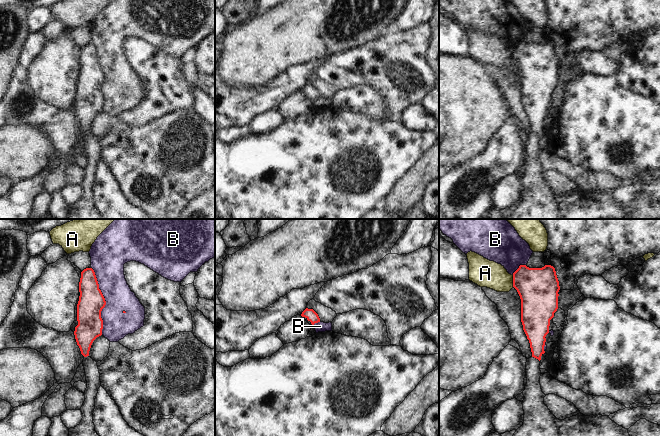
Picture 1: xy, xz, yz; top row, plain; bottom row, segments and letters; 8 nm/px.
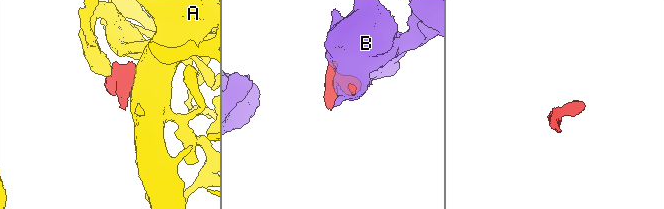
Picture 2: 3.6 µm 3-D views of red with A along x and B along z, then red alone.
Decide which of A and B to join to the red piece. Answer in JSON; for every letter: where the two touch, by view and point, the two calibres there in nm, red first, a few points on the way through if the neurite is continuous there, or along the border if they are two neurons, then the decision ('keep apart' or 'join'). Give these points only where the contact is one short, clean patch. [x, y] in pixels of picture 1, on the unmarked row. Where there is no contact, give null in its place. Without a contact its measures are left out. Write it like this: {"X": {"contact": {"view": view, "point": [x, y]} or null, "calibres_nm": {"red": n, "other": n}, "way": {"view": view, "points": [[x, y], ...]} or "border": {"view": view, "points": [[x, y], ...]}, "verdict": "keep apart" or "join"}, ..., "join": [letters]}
{"A": {"contact": {"view": "yz", "point": [513, 57]}, "calibres_nm": {"red": 320, "other": 220}, "border": {"view": "yz", "points": [[512, 51], [513, 62]]}, "verdict": "keep apart"}, "B": {"contact": {"view": "xy", "point": [105, 77]}, "calibres_nm": {"red": 200, "other": 240}, "verdict": "keep apart"}, "join": []}

